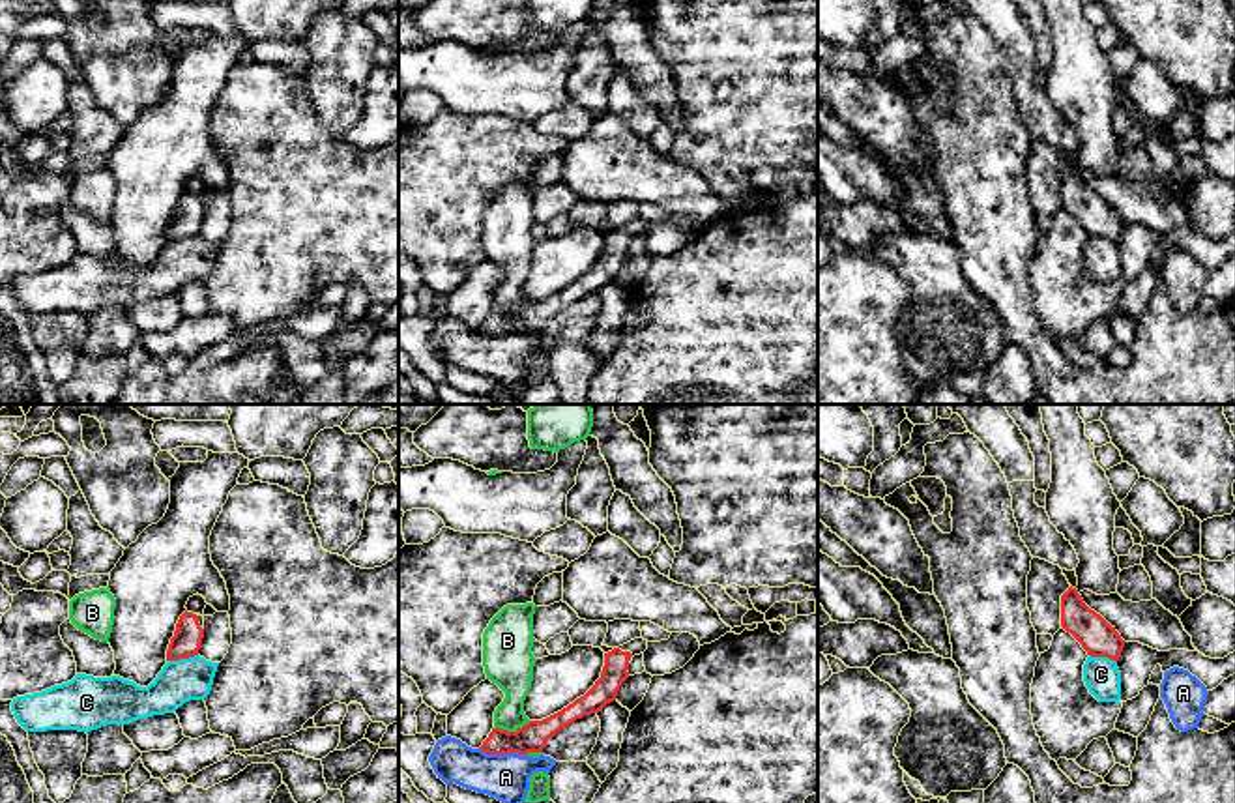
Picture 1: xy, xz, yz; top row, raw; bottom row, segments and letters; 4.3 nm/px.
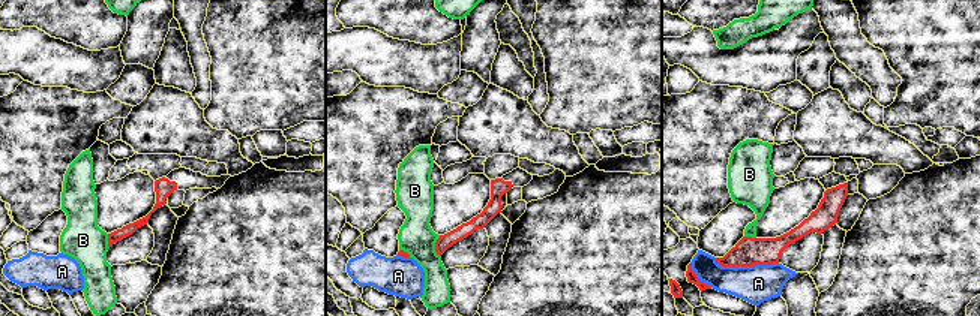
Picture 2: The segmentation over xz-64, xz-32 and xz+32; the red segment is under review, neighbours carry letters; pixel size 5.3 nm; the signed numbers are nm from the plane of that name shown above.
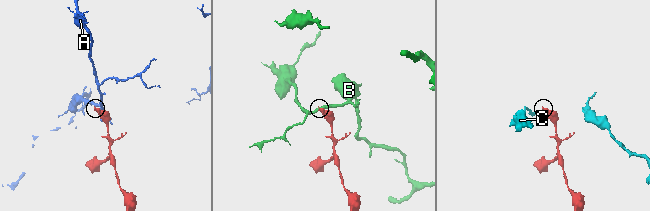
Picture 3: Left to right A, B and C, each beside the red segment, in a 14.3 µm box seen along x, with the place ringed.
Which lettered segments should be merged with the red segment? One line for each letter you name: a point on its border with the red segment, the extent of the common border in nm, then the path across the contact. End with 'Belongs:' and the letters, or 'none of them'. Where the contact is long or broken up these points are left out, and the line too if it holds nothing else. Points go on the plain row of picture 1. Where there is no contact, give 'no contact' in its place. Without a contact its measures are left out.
Belongs: none of them

